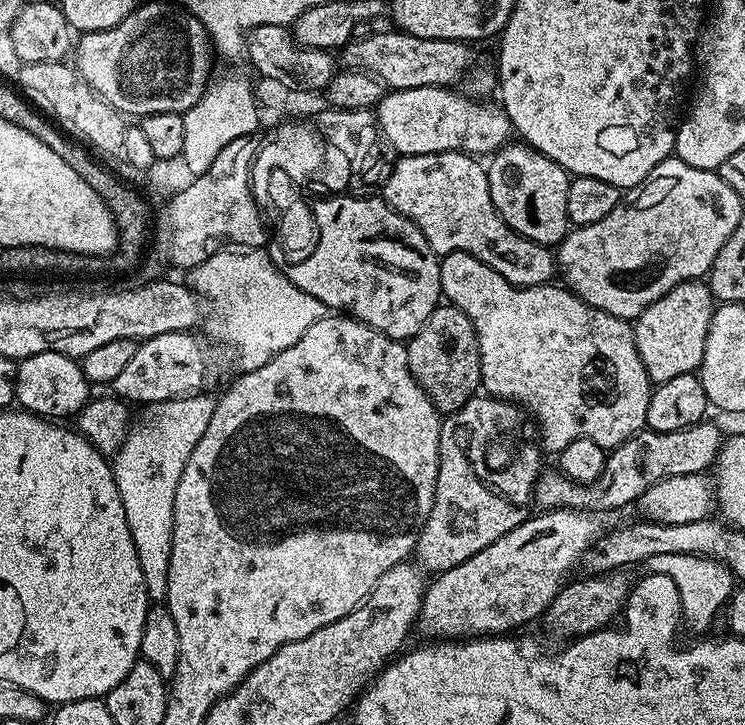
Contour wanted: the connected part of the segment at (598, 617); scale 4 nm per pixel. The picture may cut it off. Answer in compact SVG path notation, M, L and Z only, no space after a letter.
M617 570L607 574L588 574L583 578L585 580L578 580L569 582L561 588L560 592L554 598L554 602L550 602L550 606L544 611L542 617L542 624L548 627L548 632L552 636L557 636L560 642L571 642L578 636L585 636L591 632L599 632L601 628L607 628L613 623L612 620L621 613L621 610L628 603L628 593L632 591L634 584L630 579L628 581L629 573L624 570Z

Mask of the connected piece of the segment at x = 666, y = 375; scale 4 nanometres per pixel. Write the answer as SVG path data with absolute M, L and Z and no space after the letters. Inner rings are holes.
M703 279L687 280L662 294L634 321L638 354L653 385L670 382L678 374L693 374L699 369L706 350L706 334L714 311L714 297Z

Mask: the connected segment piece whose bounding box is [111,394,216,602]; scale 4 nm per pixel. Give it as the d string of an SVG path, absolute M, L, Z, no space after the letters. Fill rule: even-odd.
M211 395L179 396L176 400L151 405L147 409L148 420L140 420L137 424L135 421L129 427L124 445L111 461L118 494L126 510L126 526L130 526L130 538L134 538L134 546L138 550L138 562L142 566L142 578L146 582L149 601L152 602L163 601L168 595L170 546L174 534L174 494L178 494L178 482L182 478L182 470L186 470L186 462L190 454L194 454L198 438L206 434L206 426L210 426L210 418L214 418L216 400L208 396Z

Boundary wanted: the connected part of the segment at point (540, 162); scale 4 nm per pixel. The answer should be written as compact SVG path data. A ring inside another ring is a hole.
M509 142L493 152L486 167L490 198L502 219L518 234L534 242L559 245L570 231L566 214L569 172L537 148L523 142Z

